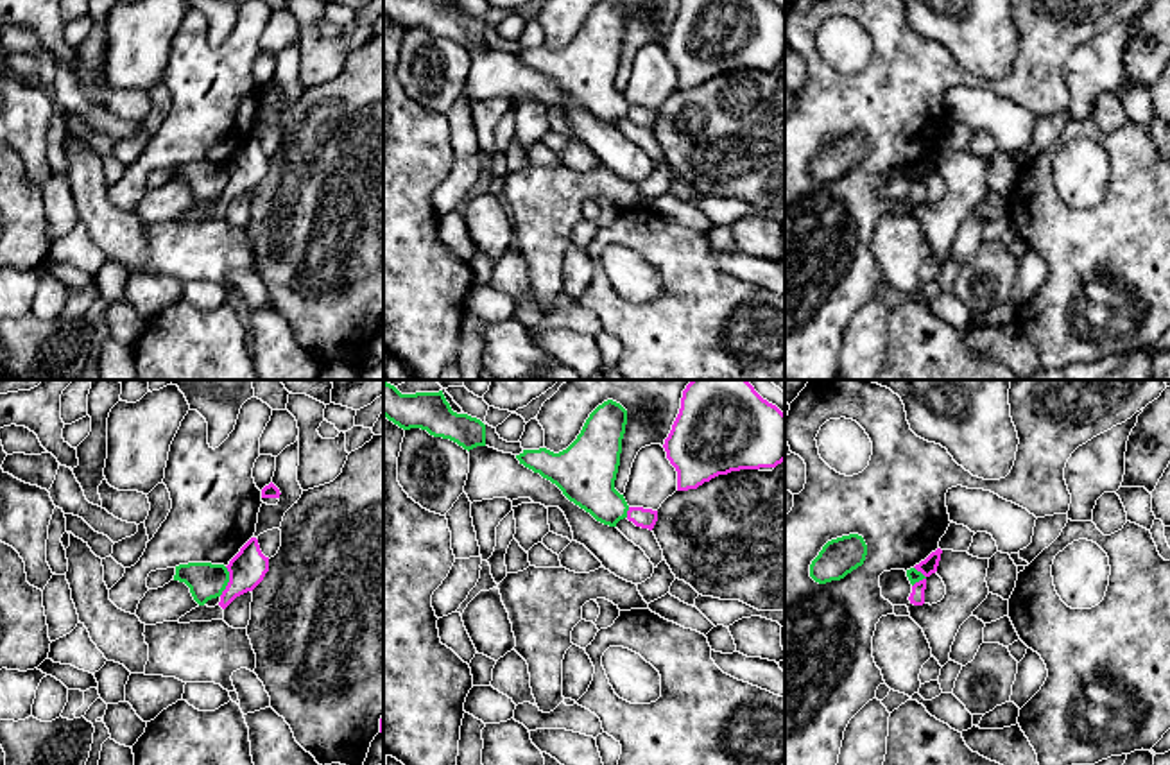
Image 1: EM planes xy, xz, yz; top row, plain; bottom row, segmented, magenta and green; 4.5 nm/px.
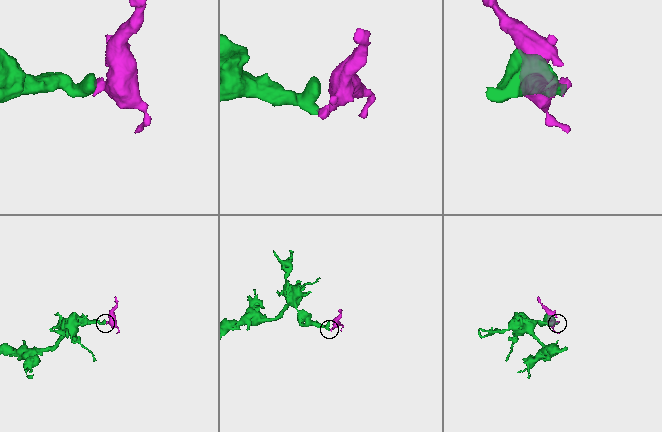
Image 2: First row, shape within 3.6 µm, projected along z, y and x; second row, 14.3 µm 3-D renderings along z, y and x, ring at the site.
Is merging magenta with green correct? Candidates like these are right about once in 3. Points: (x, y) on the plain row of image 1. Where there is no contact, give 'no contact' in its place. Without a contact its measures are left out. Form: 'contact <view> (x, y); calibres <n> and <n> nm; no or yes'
contact xy (230, 180); calibres 160 and 170 nm; no

